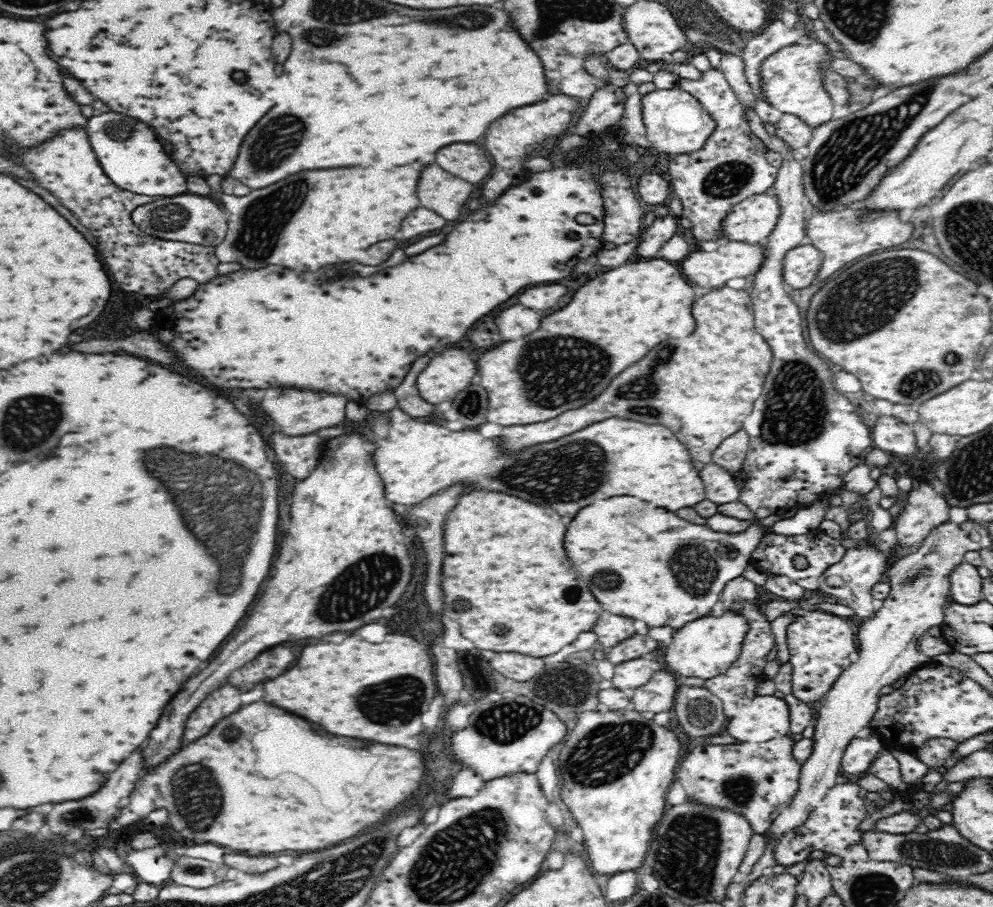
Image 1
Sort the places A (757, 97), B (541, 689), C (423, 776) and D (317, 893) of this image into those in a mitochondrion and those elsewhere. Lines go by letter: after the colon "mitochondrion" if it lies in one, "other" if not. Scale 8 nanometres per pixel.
A: other
B: mitochondrion
C: other
D: mitochondrion

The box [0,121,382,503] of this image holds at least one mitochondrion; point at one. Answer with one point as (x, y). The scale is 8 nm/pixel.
(261, 224)

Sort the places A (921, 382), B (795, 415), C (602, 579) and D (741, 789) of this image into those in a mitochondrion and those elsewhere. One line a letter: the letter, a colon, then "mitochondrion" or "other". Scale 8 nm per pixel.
A: mitochondrion
B: mitochondrion
C: mitochondrion
D: mitochondrion

